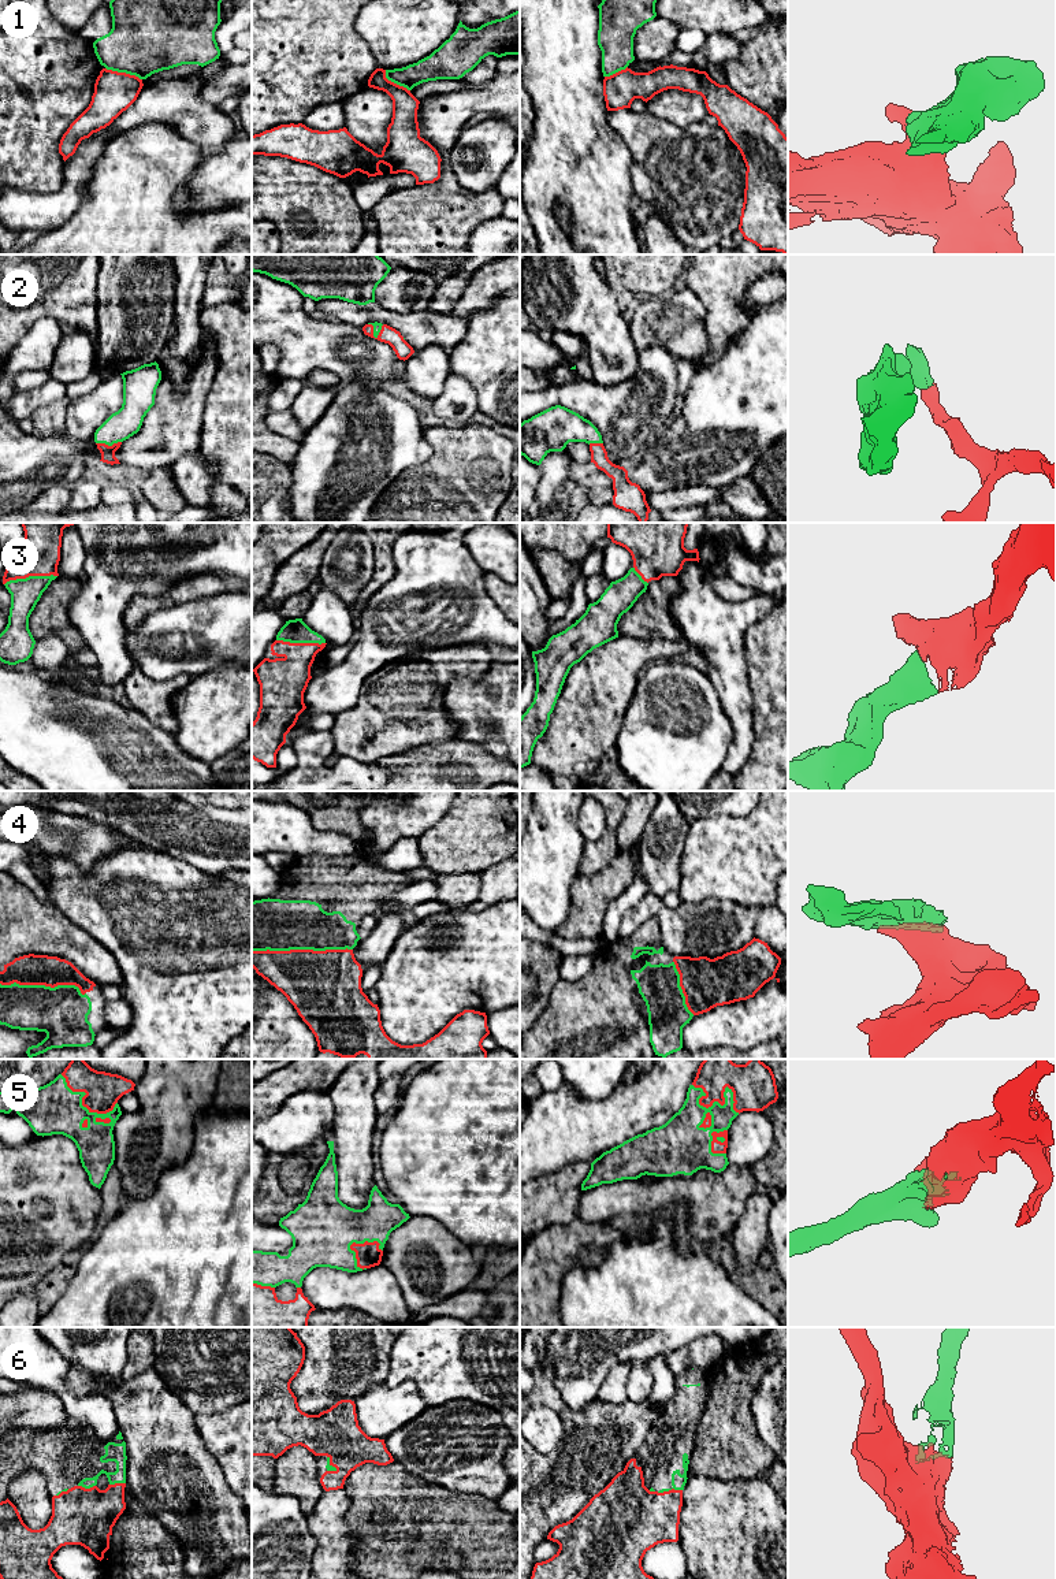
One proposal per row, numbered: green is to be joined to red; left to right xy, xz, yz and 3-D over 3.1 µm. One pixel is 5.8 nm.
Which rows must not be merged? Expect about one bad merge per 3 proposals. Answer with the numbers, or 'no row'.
1

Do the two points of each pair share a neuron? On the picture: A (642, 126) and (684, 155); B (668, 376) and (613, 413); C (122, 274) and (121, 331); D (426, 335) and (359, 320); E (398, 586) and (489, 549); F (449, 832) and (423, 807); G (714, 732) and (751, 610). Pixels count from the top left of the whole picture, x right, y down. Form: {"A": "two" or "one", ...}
{"A": "one", "B": "one", "C": "one", "D": "one", "E": "two", "F": "two", "G": "two"}

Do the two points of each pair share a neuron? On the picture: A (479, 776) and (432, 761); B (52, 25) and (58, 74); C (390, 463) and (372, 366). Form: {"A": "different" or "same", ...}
{"A": "same", "B": "different", "C": "different"}

